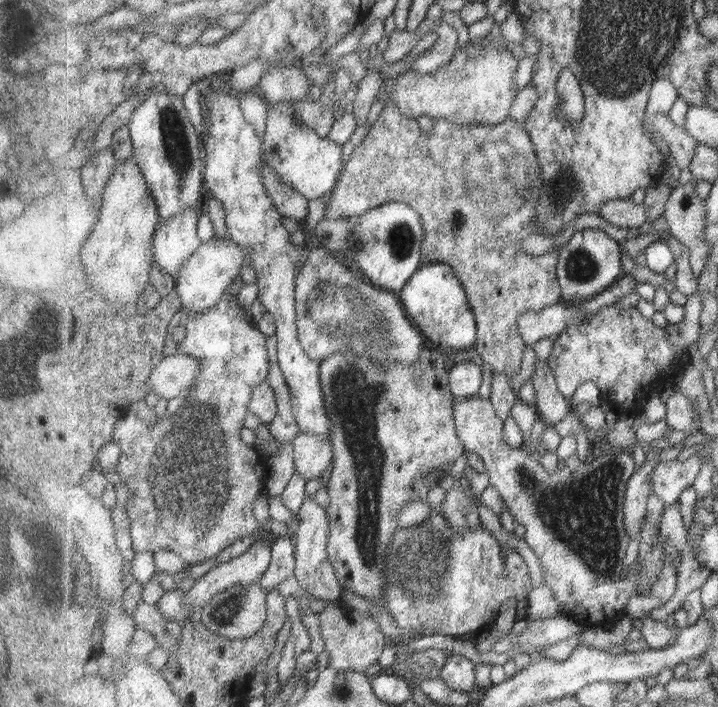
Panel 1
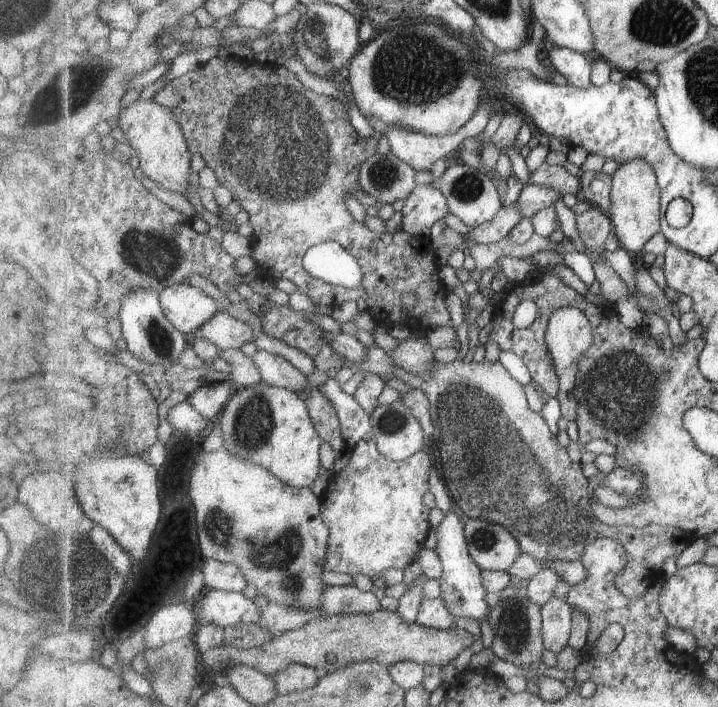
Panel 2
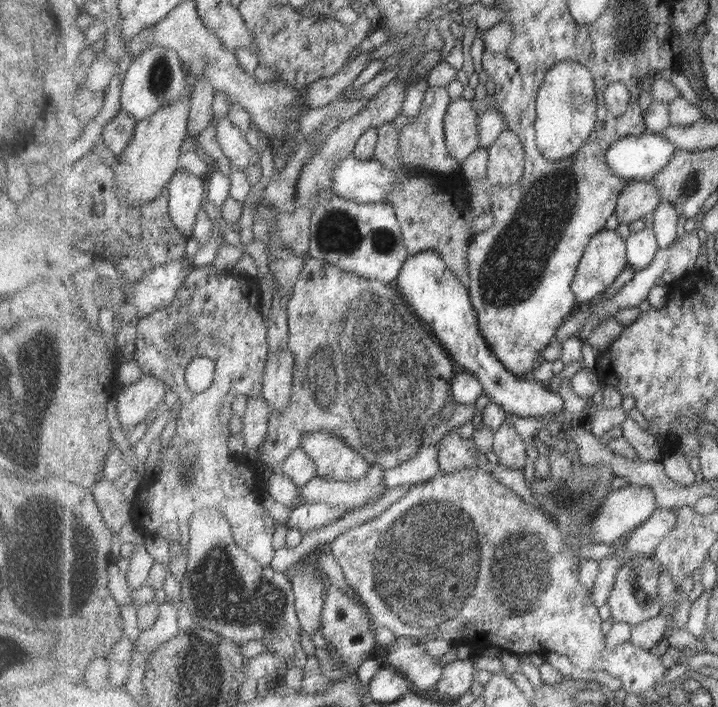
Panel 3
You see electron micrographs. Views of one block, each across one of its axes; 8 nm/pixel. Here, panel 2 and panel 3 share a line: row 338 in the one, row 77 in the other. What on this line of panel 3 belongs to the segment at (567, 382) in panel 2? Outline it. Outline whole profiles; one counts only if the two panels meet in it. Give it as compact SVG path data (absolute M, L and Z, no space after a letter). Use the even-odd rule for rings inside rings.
M565 61L547 71L545 82L541 85L537 99L536 141L541 152L548 159L561 160L579 152L587 144L598 121L598 96L594 74L579 62Z

